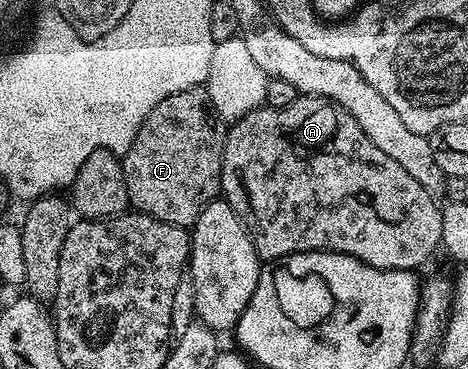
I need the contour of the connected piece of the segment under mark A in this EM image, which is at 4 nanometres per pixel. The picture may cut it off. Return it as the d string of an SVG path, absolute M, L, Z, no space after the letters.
M299 96L287 107L275 107L270 104L262 108L251 110L243 118L239 118L230 123L223 140L223 185L221 187L222 197L231 205L233 212L242 220L243 227L251 233L251 239L255 245L255 251L260 259L270 260L289 256L297 252L309 252L310 250L332 250L338 254L348 254L373 268L382 270L413 270L418 271L422 262L427 262L431 258L431 253L441 246L441 224L443 223L443 211L436 195L430 194L397 160L385 156L365 132L361 132L361 124L345 112L336 102L330 102L328 98L313 98L310 96Z

